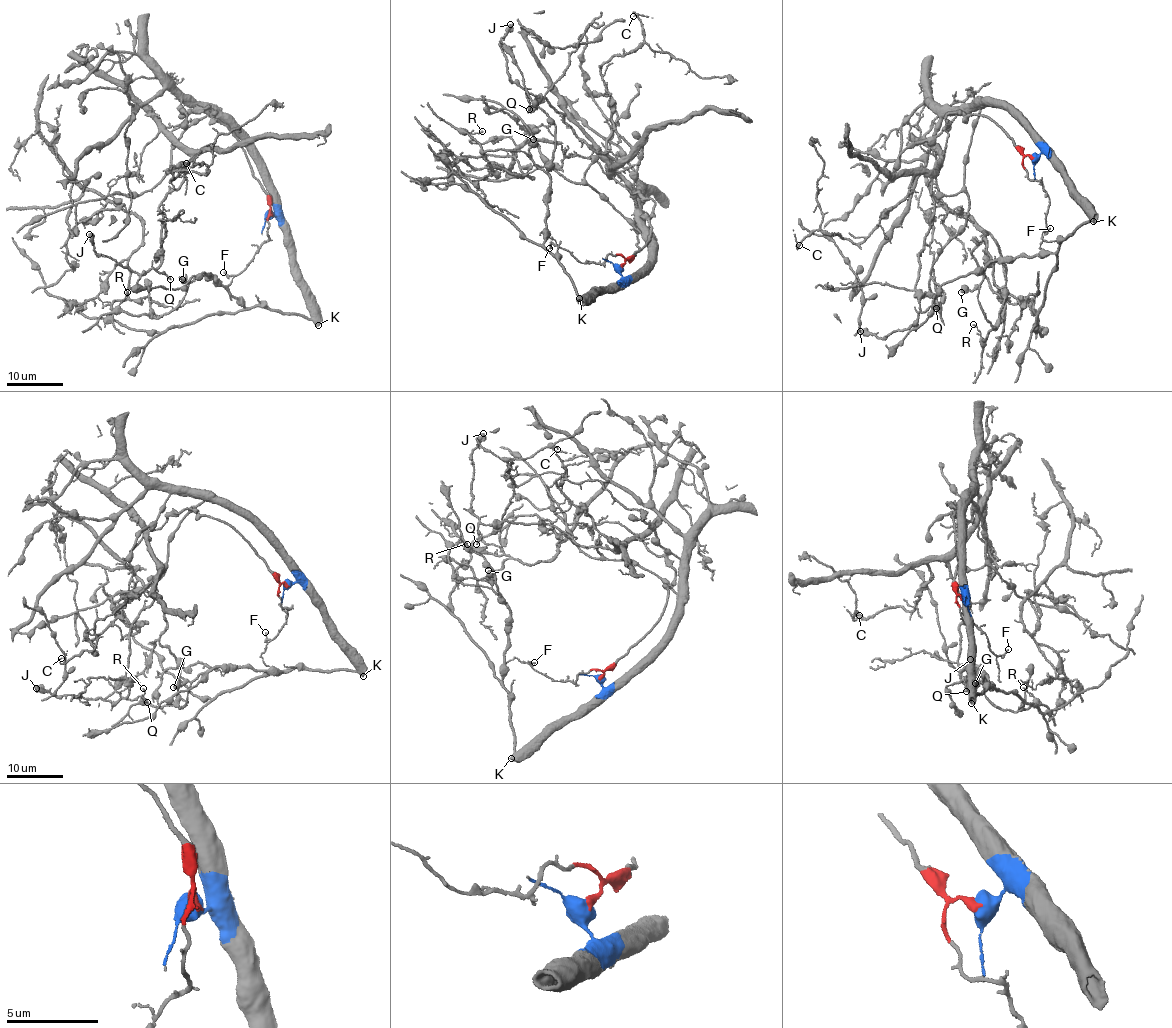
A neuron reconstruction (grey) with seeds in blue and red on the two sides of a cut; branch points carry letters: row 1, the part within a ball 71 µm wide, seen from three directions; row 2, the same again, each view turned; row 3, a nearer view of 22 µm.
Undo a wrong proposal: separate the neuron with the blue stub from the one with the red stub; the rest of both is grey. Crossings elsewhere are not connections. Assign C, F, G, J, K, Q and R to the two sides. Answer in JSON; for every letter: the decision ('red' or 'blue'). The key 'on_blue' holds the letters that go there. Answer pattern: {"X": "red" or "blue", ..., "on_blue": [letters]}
{"C": "red", "F": "red", "G": "blue", "J": "red", "K": "blue", "Q": "red", "R": "blue", "on_blue": ["G", "K", "R"]}

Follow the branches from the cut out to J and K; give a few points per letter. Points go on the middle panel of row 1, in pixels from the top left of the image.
J: (621, 266), (650, 238), (654, 204), (509, 79), (501, 38), (511, 24)
K: (620, 267), (620, 280), (609, 287), (591, 288), (579, 299)

